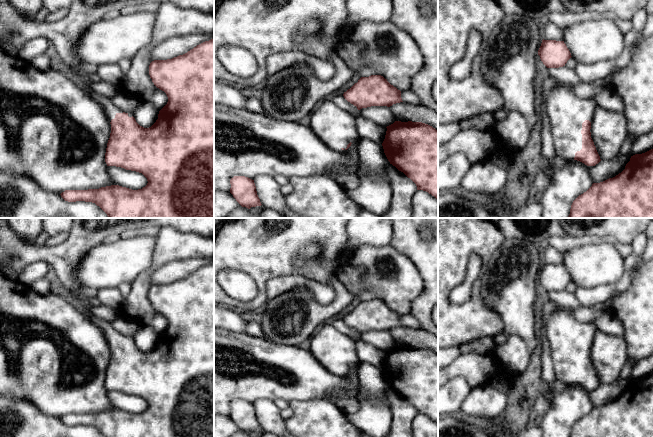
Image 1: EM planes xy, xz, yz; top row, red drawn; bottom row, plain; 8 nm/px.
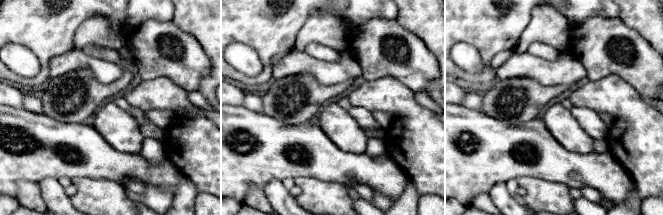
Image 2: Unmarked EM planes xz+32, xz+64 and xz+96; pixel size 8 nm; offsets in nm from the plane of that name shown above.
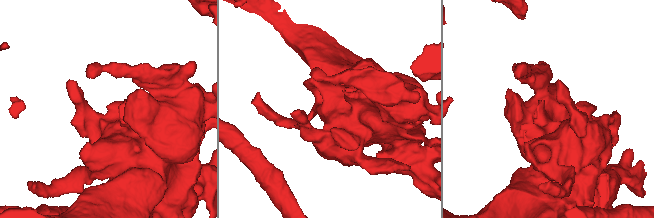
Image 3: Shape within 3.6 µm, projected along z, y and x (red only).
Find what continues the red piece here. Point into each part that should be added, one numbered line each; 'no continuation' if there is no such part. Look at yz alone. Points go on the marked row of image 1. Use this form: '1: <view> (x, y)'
1: yz (566, 111)

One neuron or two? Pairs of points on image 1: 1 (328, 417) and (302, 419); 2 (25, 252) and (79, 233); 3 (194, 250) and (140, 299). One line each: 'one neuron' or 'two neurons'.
1: one neuron
2: one neuron
3: one neuron

